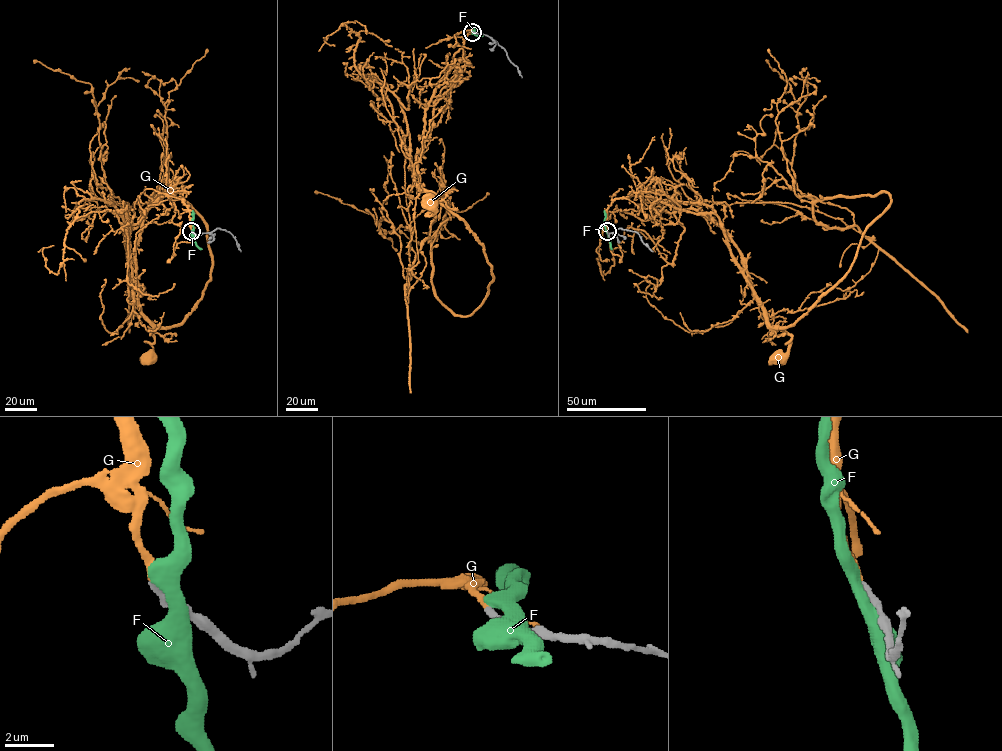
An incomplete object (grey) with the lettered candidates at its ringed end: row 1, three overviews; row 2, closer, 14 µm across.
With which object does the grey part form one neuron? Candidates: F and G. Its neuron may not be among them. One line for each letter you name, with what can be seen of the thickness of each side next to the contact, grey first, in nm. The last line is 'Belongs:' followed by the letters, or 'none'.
G: calibres 280 and 240 nm
Belongs: G

